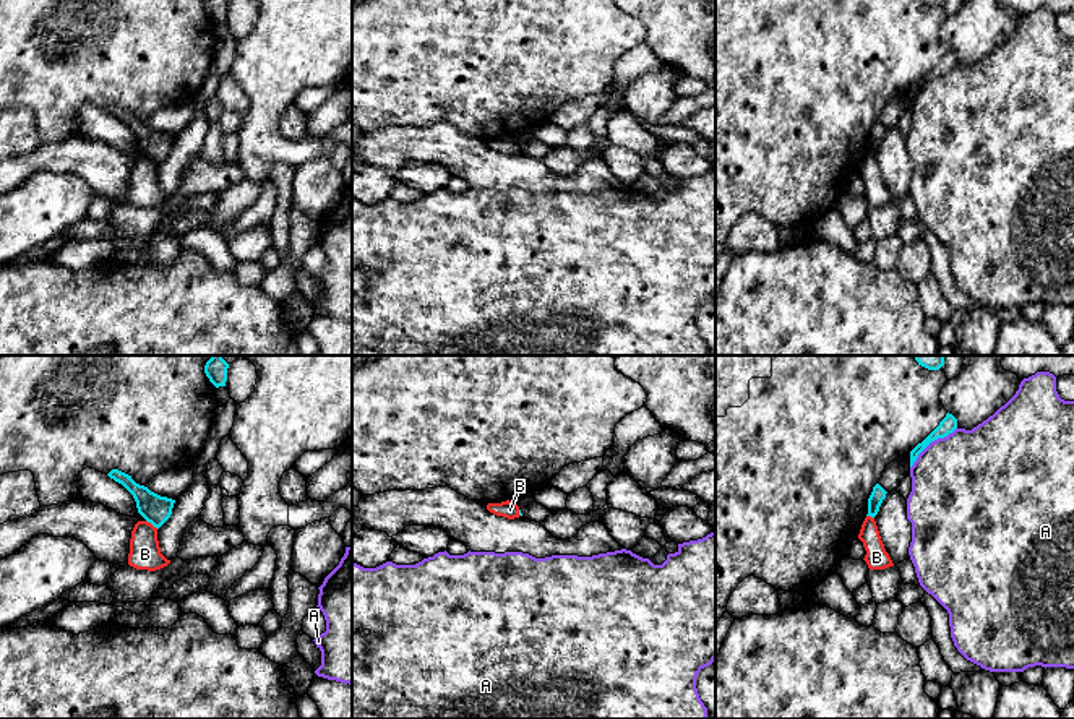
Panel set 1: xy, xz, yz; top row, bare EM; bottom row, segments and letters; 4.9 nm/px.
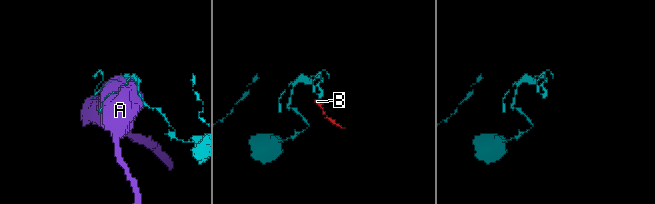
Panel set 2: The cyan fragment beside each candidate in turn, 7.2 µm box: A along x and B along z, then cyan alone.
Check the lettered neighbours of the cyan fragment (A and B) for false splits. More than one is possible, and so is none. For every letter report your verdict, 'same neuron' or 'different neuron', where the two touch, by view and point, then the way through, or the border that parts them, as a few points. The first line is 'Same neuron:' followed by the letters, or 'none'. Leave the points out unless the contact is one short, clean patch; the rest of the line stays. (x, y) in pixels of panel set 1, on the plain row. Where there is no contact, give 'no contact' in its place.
Same neuron: none
A: different neuron; meets cyan in yz at (930, 78)
B: different neuron; meets cyan in xy at (153, 161); border along xy (146, 156), (158, 164)

